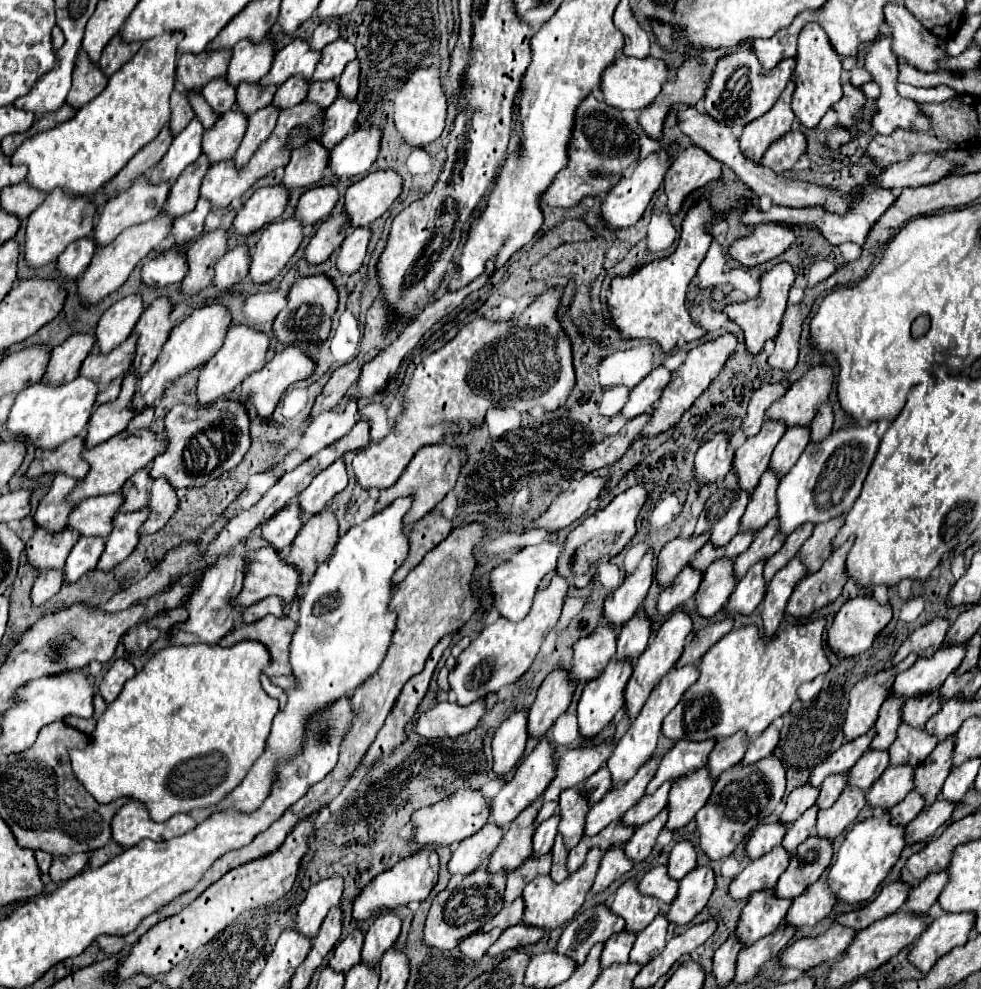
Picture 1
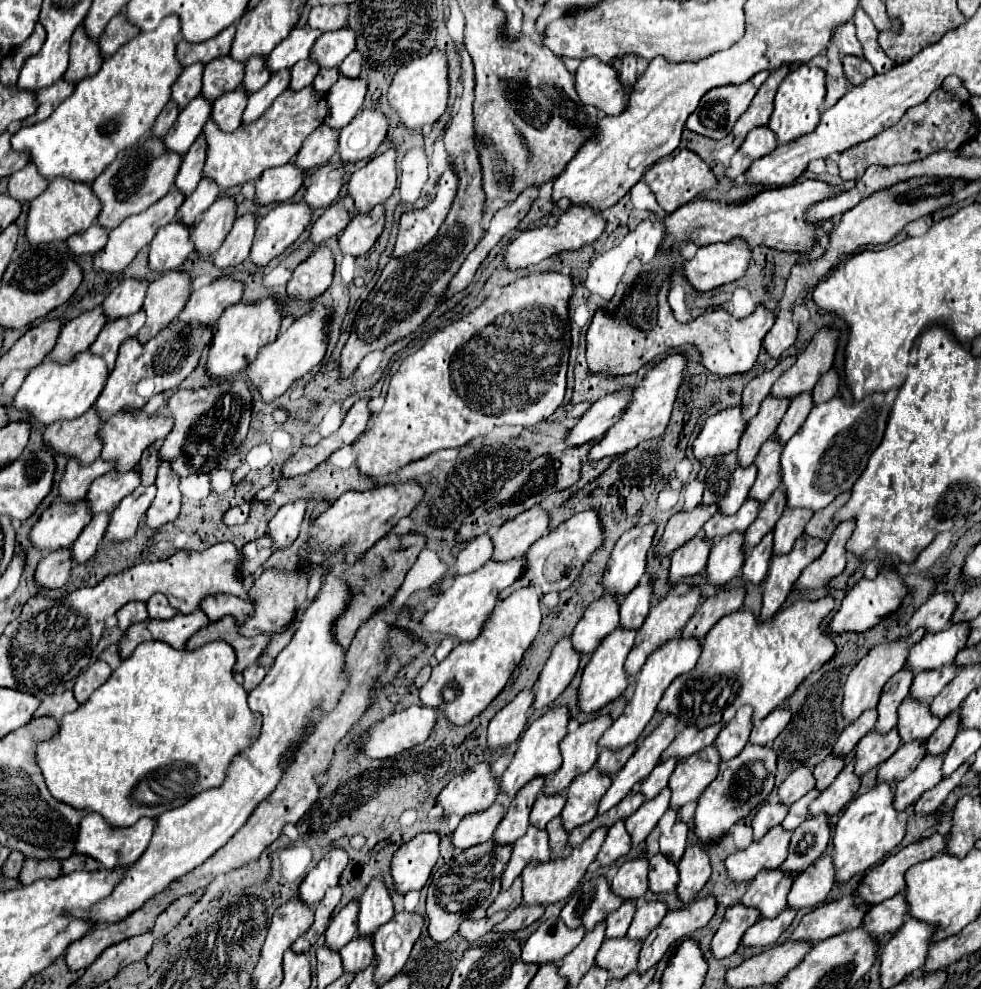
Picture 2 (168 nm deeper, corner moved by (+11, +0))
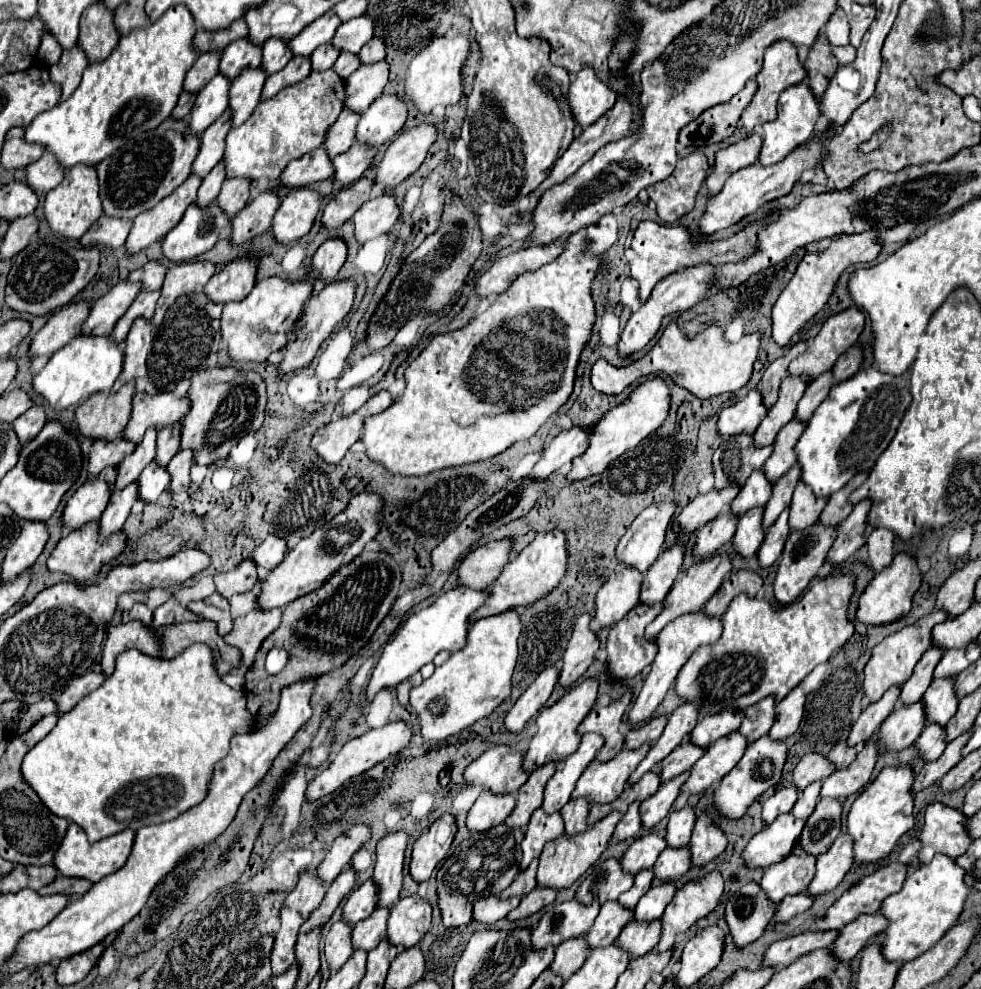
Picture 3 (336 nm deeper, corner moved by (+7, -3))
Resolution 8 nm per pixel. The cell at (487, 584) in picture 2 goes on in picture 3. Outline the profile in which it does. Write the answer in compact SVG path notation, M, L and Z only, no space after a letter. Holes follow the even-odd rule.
M459 585L447 593L443 593L433 605L413 613L407 617L407 621L403 623L403 627L399 629L399 633L393 637L393 641L385 643L381 659L377 663L377 667L373 669L369 687L367 687L367 699L373 699L375 693L381 687L395 687L399 685L403 679L411 677L413 673L417 673L425 663L433 661L433 657L447 649L447 651L459 651L465 647L467 643L467 633L471 627L471 613L475 613L491 595L491 589L471 589L465 585Z

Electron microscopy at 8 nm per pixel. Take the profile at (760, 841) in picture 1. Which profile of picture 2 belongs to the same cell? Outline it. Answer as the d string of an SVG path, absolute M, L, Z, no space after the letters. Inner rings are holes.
M767 802L765 806L761 806L761 810L757 812L757 816L753 818L755 840L763 838L769 828L781 824L785 816L787 816L787 806L781 804L781 802L775 802L775 804L773 802Z

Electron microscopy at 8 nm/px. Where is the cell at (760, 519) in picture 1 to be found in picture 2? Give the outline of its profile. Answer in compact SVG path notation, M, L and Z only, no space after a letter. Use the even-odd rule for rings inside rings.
M771 436L761 446L761 450L755 458L755 466L759 468L759 472L757 472L757 480L755 480L753 488L749 490L749 496L759 500L761 504L781 484L781 464L779 464L781 452L783 452L783 444L775 436Z

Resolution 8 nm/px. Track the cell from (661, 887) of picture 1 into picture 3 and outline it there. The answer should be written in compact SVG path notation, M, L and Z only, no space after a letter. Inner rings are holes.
M665 847L661 851L657 863L653 865L653 875L661 883L665 883L665 881L673 881L673 879L683 877L689 871L689 867L691 867L689 847L681 847L681 849Z

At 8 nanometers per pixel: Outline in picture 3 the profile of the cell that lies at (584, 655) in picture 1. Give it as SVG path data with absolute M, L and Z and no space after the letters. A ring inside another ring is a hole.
M617 567L611 579L597 593L597 607L591 619L591 631L601 633L605 627L621 621L637 603L643 575L629 567Z

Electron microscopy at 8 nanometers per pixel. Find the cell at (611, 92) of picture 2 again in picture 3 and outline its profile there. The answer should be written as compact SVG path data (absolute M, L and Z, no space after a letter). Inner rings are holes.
M583 69L575 75L569 89L569 105L579 127L589 127L603 117L615 103L617 91L597 77L593 69Z

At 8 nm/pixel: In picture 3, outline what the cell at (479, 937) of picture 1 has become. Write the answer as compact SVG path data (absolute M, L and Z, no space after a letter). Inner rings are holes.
M481 897L473 907L473 921L493 925L499 919L505 919L509 911L513 911L519 905L519 899L497 899L497 897Z

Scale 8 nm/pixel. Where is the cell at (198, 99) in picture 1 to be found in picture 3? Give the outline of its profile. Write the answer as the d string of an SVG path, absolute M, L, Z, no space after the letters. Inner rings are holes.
M329 69L313 71L305 81L285 87L273 99L259 103L253 115L241 127L235 127L227 133L223 155L227 179L277 179L279 173L285 169L285 163L301 159L323 143L325 131L335 123L343 109L343 99L345 83L343 79L337 79L335 71Z

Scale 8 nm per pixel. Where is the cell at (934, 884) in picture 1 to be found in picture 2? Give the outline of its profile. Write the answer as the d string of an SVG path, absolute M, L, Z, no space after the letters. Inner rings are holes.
M897 894L877 906L871 906L867 910L867 914L863 916L863 924L861 928L865 932L869 932L871 936L879 938L883 936L885 932L893 932L897 930L903 920L907 916L907 902L905 902L905 896L903 894Z

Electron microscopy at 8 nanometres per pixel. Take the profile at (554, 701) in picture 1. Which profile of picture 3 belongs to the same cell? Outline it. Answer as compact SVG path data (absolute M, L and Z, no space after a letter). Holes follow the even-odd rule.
M583 613L577 619L573 635L563 653L563 667L557 681L557 685L563 689L571 687L587 671L587 667L593 663L593 655L599 649L599 637L593 631L589 631L589 619L589 613Z

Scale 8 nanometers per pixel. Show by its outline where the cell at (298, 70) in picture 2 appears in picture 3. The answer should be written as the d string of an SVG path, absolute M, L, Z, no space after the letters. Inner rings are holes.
M327 43L323 47L317 47L317 51L313 51L313 55L311 55L311 69L313 71L327 71L333 67L337 57L339 57L339 51L333 45Z

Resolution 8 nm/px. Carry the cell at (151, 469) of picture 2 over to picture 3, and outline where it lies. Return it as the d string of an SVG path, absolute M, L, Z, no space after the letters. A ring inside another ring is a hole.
M175 423L173 427L165 427L157 433L157 465L165 467L169 463L169 459L173 459L173 455L179 451L177 443L181 437L181 423Z

